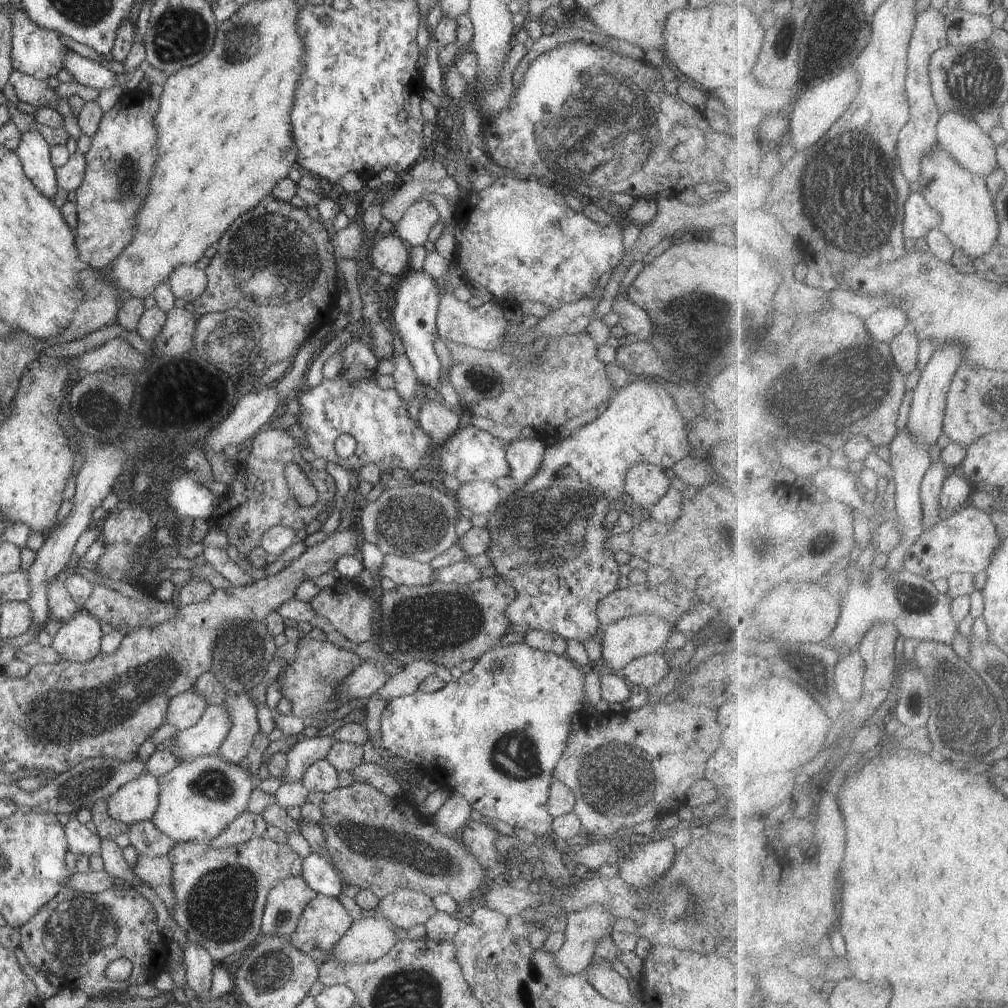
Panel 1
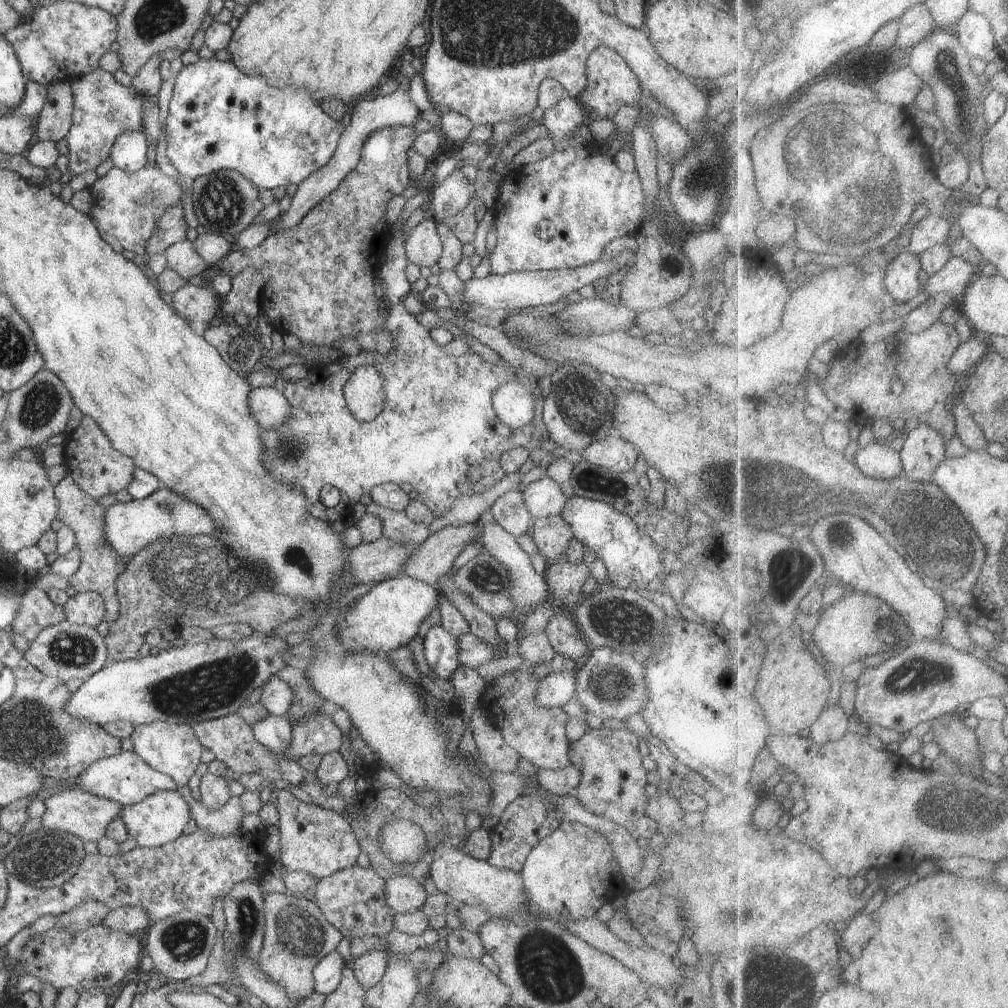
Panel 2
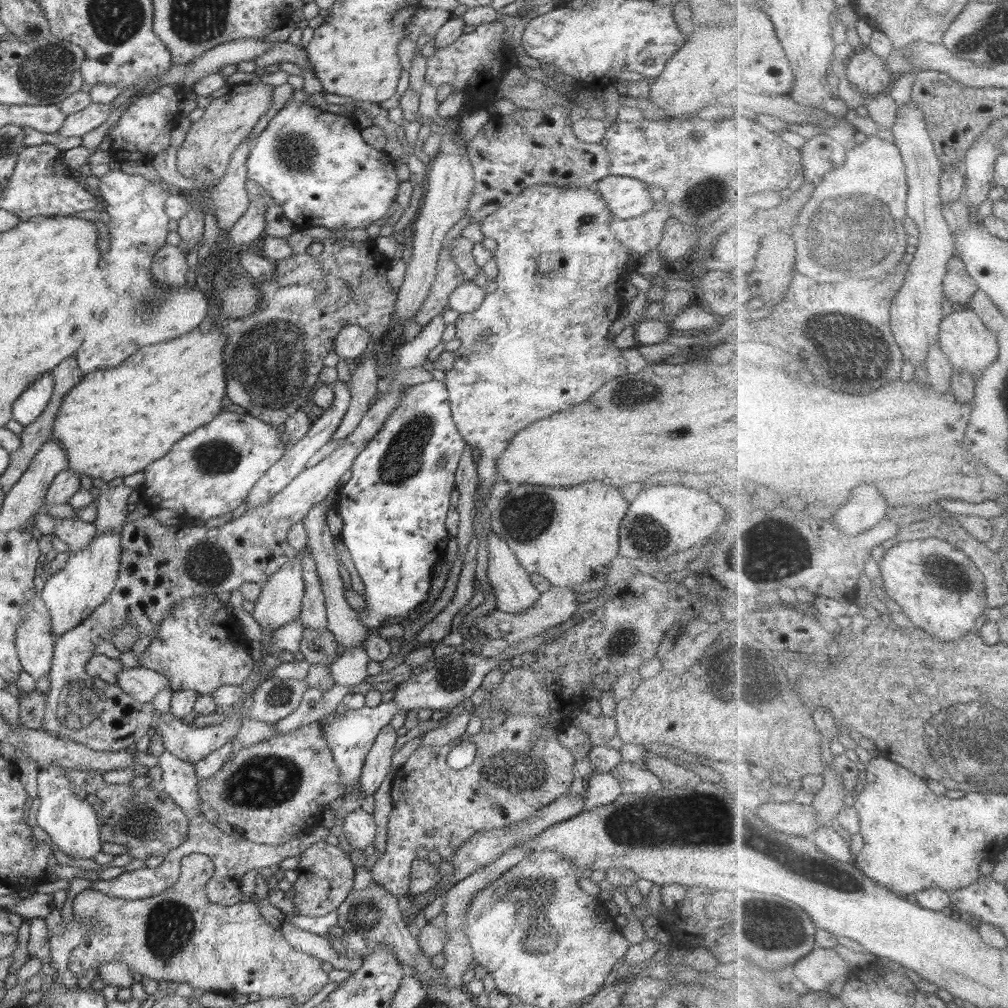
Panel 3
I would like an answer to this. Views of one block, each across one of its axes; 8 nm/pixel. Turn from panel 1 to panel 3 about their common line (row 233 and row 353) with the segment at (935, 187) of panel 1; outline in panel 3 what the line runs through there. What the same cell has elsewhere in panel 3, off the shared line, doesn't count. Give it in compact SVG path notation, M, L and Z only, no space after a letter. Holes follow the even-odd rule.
M974 309L965 312L953 312L945 317L941 333L942 348L951 364L958 370L986 370L1000 358L1001 342L998 336L986 326L985 320Z

